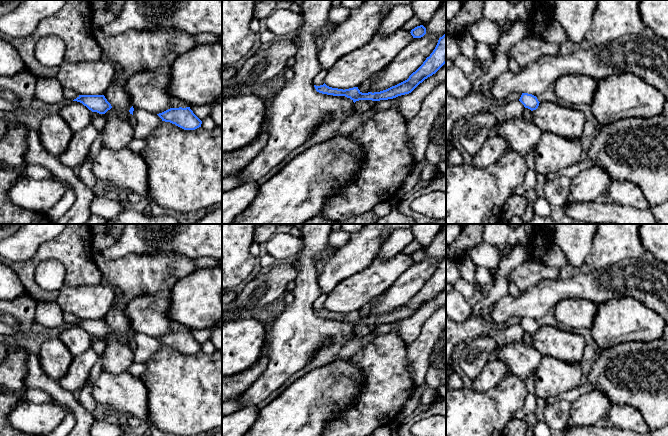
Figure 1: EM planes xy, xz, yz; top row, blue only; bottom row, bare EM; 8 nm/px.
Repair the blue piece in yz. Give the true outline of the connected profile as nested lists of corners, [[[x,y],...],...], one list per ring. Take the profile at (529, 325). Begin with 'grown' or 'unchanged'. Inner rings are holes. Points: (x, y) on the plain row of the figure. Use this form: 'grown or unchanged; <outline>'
unchanged; [[[522,317],[519,325],[524,329],[525,332],[531,335],[536,334],[539,330],[539,325],[536,320],[528,317]]]

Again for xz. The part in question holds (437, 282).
unchanged; [[[446,258],[439,262],[438,267],[423,288],[413,296],[409,302],[395,310],[380,316],[362,317],[358,311],[349,313],[338,313],[327,310],[325,307],[320,310],[314,309],[317,316],[333,320],[345,320],[354,327],[359,324],[388,324],[401,319],[411,317],[425,303],[435,298],[446,287]]]

